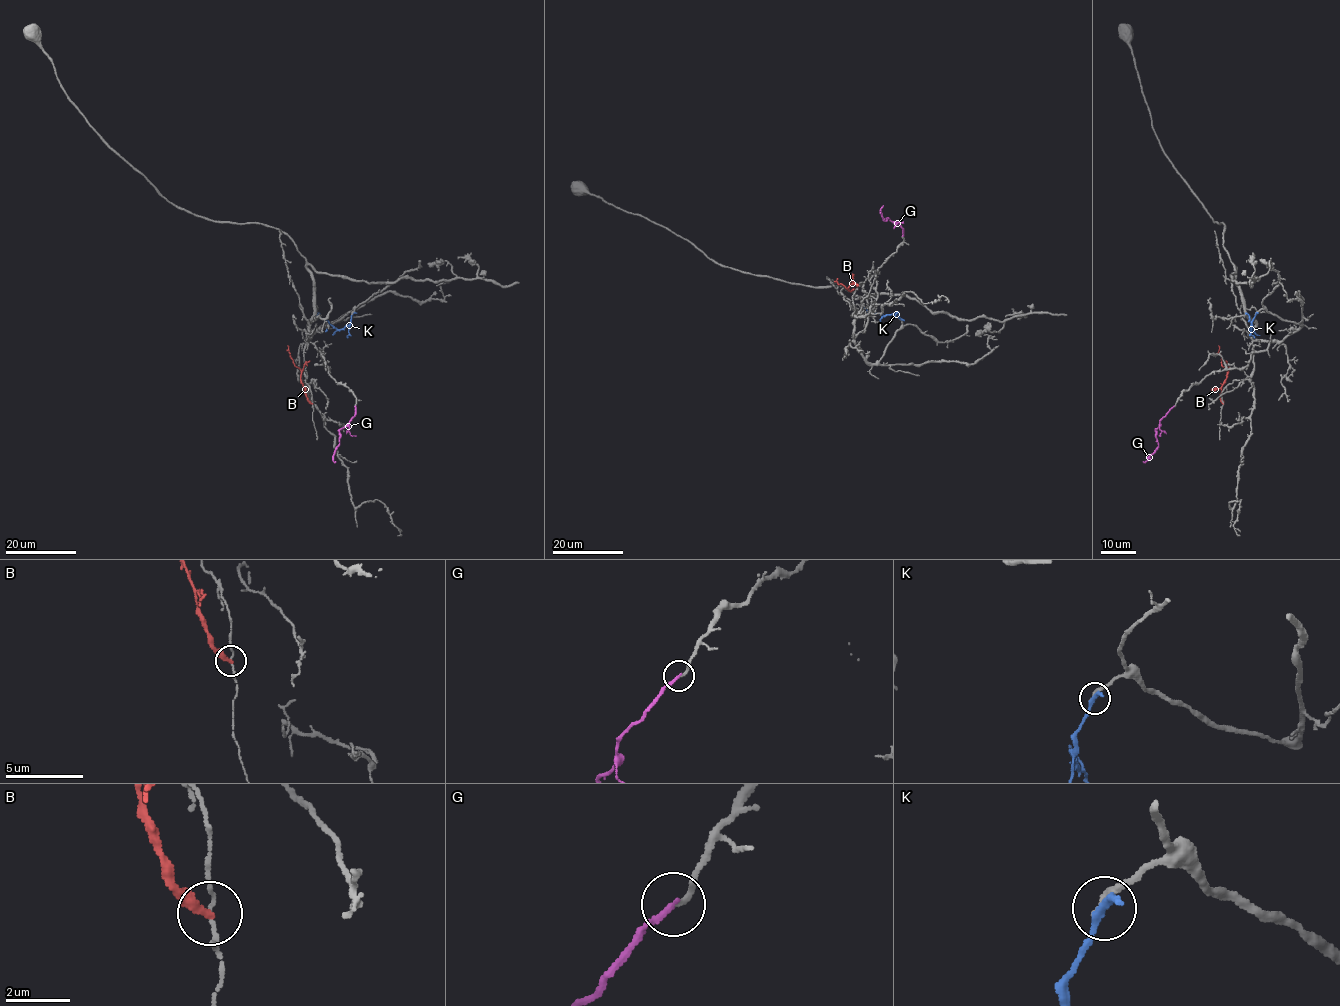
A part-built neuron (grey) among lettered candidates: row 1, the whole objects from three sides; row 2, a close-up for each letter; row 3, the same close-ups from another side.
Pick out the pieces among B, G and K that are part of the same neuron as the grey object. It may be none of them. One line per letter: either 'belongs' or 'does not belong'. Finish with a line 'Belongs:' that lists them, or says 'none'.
B: does not belong
G: belongs
K: does not belong
Belongs: G

